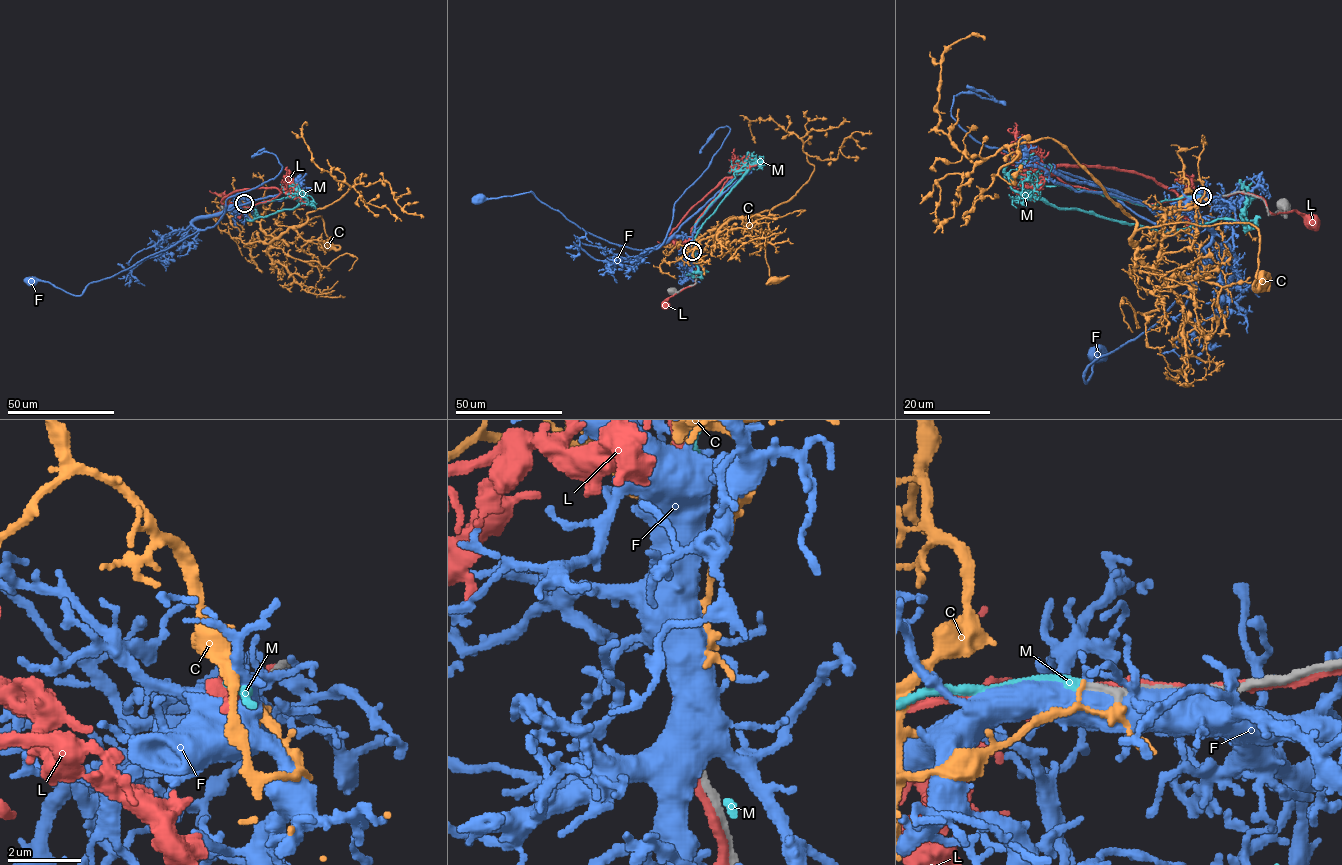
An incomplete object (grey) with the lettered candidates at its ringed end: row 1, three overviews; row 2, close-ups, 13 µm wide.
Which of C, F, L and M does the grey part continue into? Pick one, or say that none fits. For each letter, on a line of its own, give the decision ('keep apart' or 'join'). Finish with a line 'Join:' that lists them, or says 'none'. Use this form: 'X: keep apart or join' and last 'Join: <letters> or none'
C: keep apart
F: keep apart
L: keep apart
M: join
Join: M

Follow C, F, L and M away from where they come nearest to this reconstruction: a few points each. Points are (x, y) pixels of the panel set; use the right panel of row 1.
C: (1202, 196), (1180, 208), (1152, 265), (1137, 254), (1132, 235), (1142, 227), (1251, 223), (1259, 236), (1263, 282)
F: (1209, 196), (1176, 202), (1182, 217), (1212, 235), (1192, 283), (1151, 327), (1100, 356), (1083, 381), (1099, 355)
L: (1203, 196), (1252, 193), (1263, 199), (1270, 212), (1293, 210), (1312, 215), (1313, 220)
M: (1202, 196), (1140, 206), (1043, 184), (1040, 197), (1166, 232), (1218, 219), (1243, 222), (1250, 198), (1239, 180)

